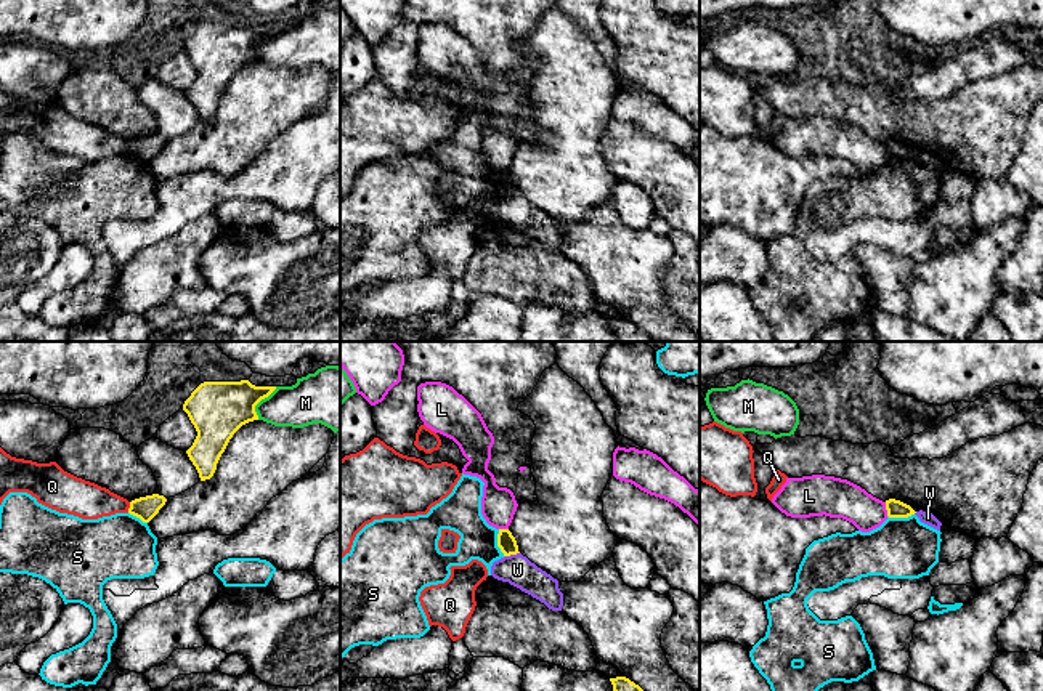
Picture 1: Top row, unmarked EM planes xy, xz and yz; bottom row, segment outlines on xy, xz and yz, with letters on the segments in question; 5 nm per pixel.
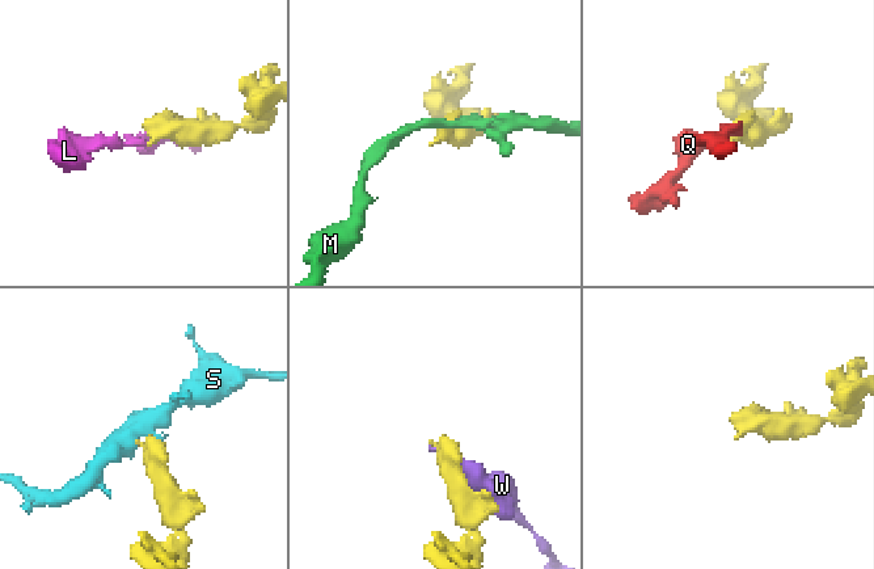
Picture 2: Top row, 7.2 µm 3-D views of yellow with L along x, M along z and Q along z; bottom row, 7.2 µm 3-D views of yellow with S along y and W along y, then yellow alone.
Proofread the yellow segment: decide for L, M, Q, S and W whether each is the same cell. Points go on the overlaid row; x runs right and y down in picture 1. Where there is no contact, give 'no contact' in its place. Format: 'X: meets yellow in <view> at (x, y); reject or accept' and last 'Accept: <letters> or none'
L: meets yellow in yz at (886, 509); reject
M: meets yellow in xy at (259, 401); reject
Q: meets yellow in xy at (130, 507); reject
S: meets yellow in xz at (498, 542); reject
W: meets yellow in xz at (511, 553); reject
Accept: none

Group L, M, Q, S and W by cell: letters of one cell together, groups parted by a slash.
L / M / Q / S / W

